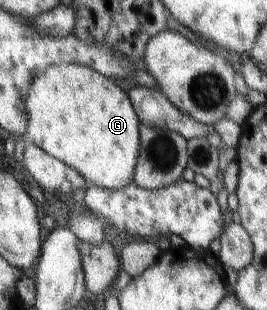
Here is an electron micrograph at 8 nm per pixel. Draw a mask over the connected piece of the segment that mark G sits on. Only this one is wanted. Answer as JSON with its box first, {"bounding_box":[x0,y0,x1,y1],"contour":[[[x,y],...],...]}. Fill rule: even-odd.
{"bounding_box":[25,64,142,192],"contour":[[[80,64],[52,65],[32,80],[26,109],[28,129],[25,135],[28,141],[34,142],[47,154],[76,170],[84,180],[110,192],[134,184],[134,168],[140,152],[142,125],[126,89],[118,86],[113,79]]]}

